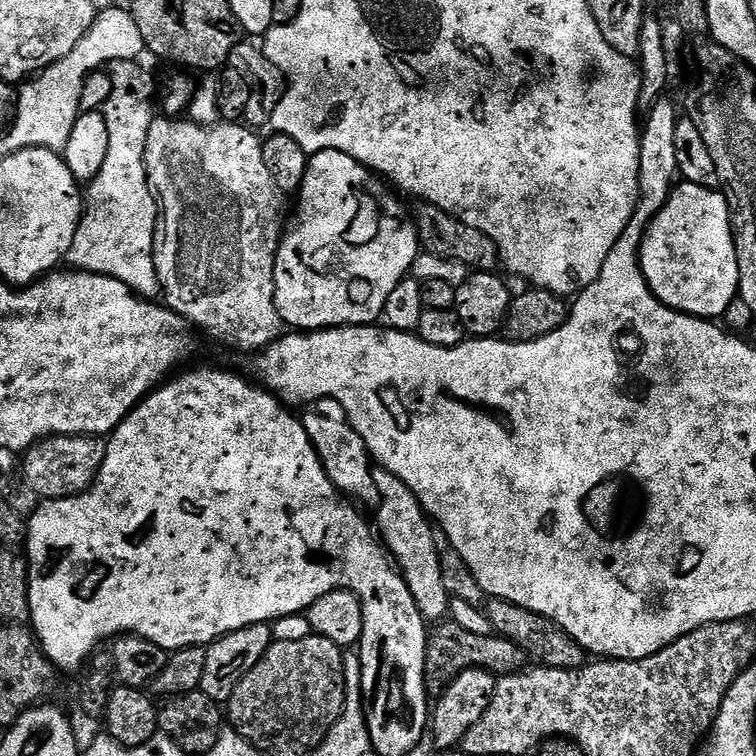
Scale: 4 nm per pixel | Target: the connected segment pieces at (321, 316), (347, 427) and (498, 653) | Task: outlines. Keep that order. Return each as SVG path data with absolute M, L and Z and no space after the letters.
M322 150L321 152L311 153L304 181L298 191L298 198L300 198L300 205L296 208L296 225L293 228L291 225L285 231L274 266L274 302L278 306L281 321L292 330L323 330L325 328L375 325L384 315L386 298L390 298L394 286L398 286L398 282L405 280L411 273L412 263L415 262L422 251L420 235L416 232L416 222L410 215L409 209L407 212L400 205L399 198L401 199L401 197L377 173L367 168L365 164L360 164L354 158L350 158L350 154L342 154L338 150Z
M318 412L304 414L302 422L311 444L315 446L315 450L323 462L330 482L334 482L336 489L345 497L351 498L361 505L375 506L379 504L378 486L374 486L374 474L372 473L374 466L371 456L368 454L365 440L354 430L352 424L349 424L343 417L336 418Z
M440 622L431 629L424 663L424 681L428 687L429 697L439 698L453 678L471 668L484 668L499 678L521 671L525 667L524 651L514 642L498 635L470 634L470 630L462 630L462 626L451 622Z

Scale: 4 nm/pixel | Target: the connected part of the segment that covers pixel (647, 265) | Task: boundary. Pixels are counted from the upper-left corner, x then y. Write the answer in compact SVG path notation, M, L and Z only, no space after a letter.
M687 182L677 183L672 197L652 219L652 225L644 235L644 242L640 247L640 265L650 290L667 308L684 312L687 316L698 316L701 320L715 321L723 317L724 312L740 294L738 254L736 239L732 233L732 208L729 197L723 191L714 188Z

